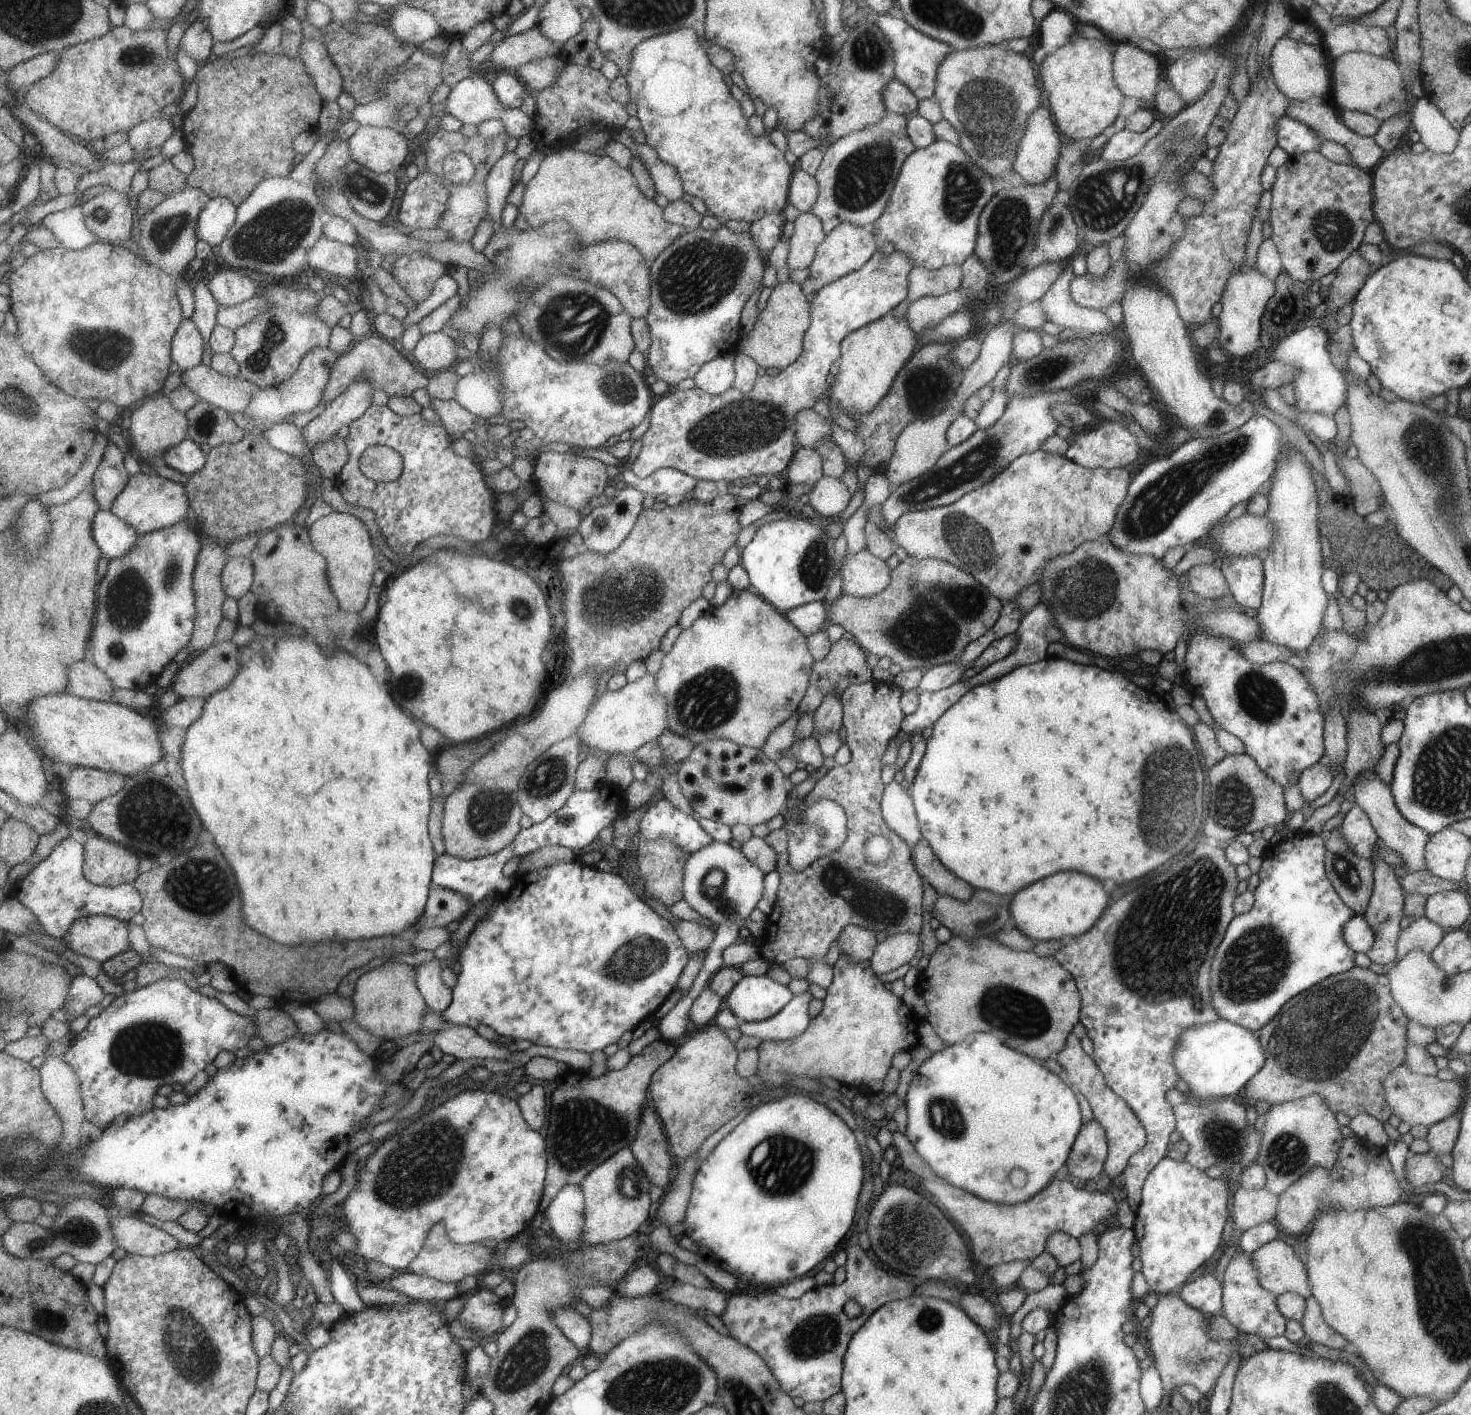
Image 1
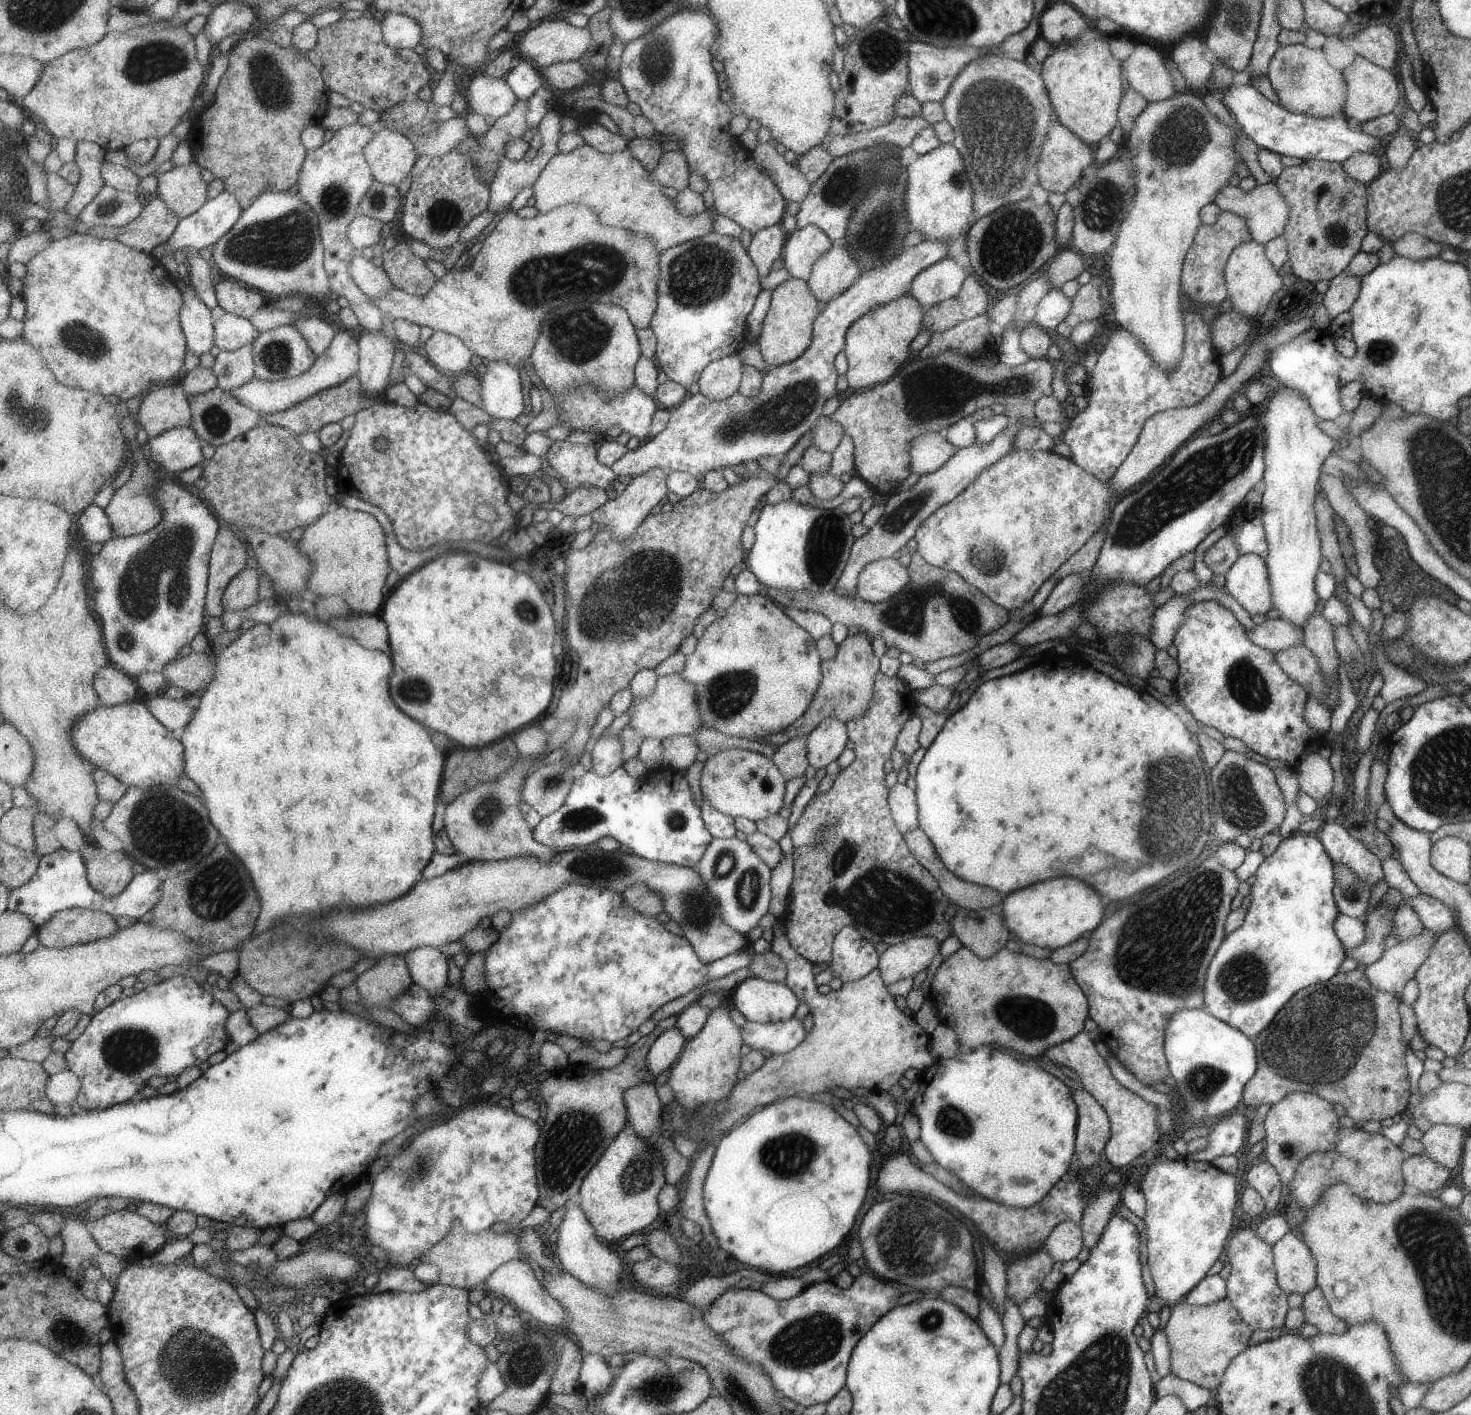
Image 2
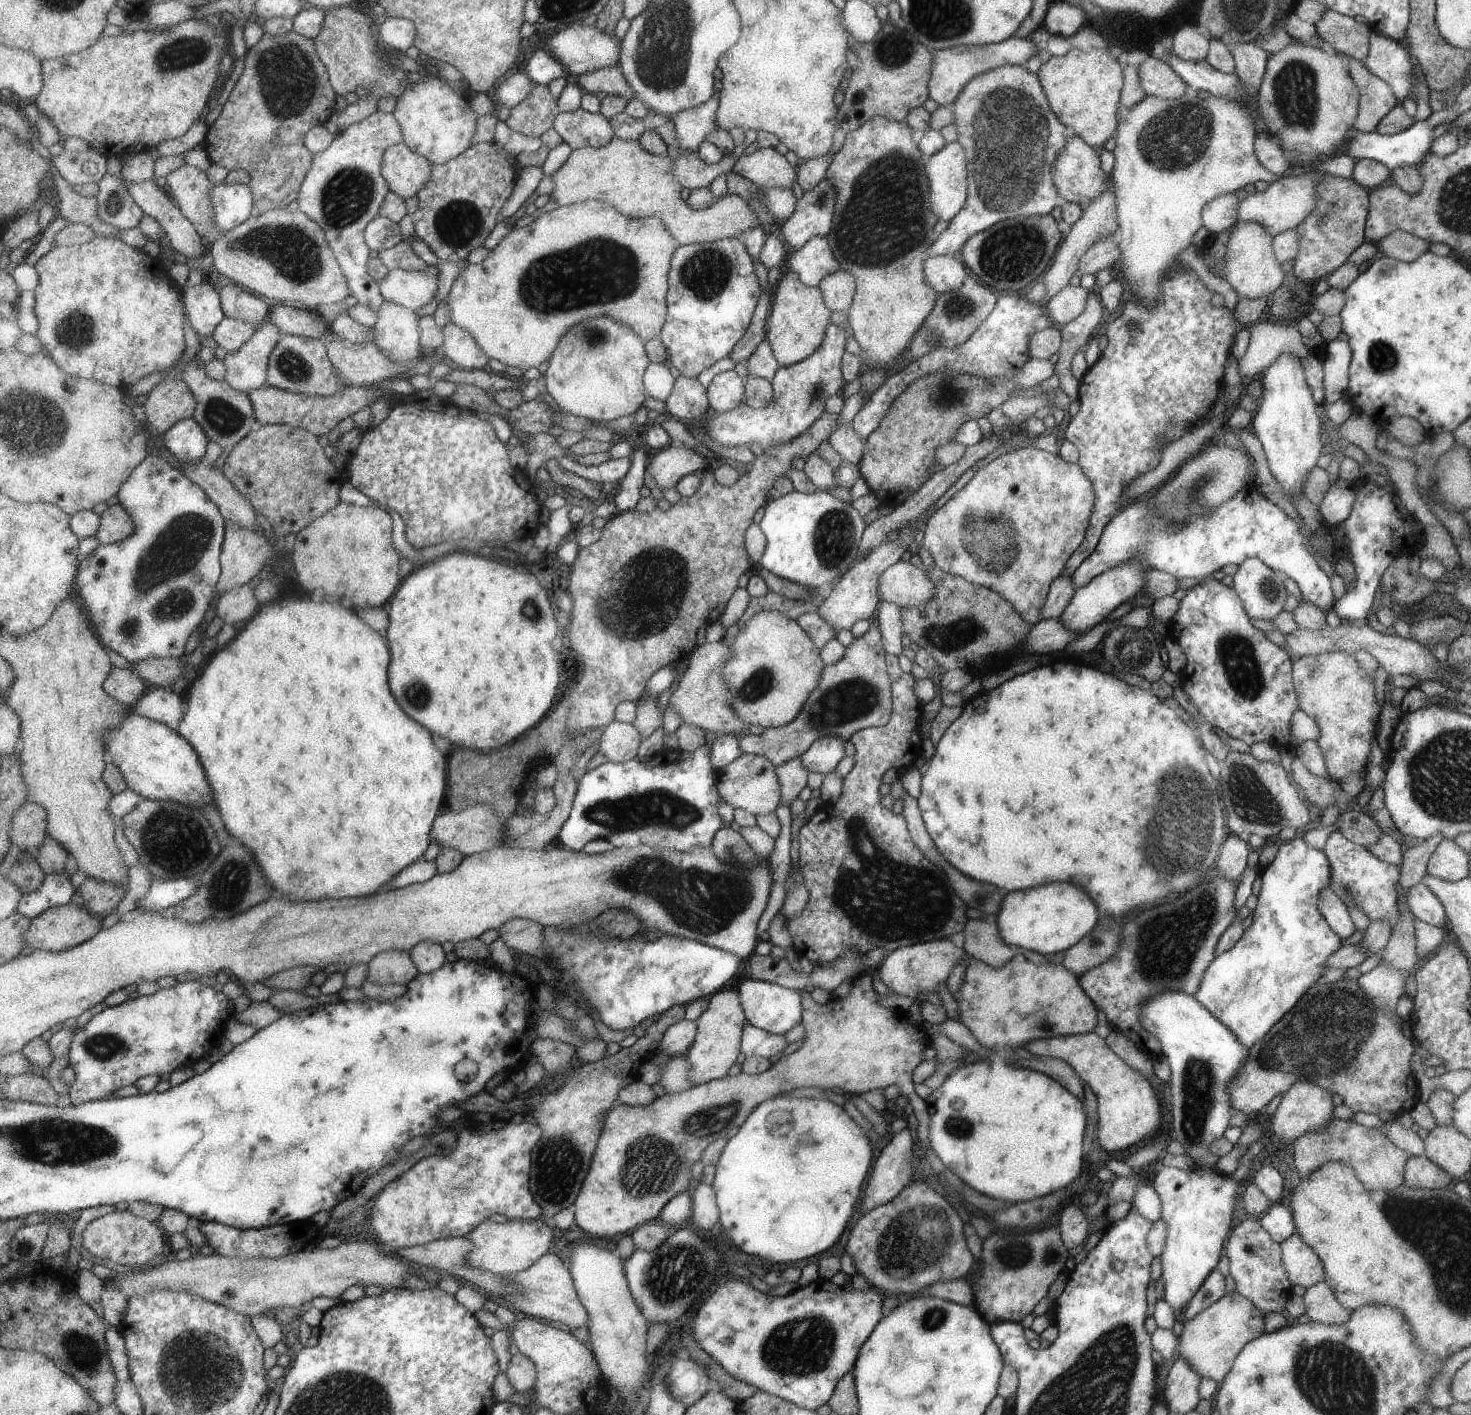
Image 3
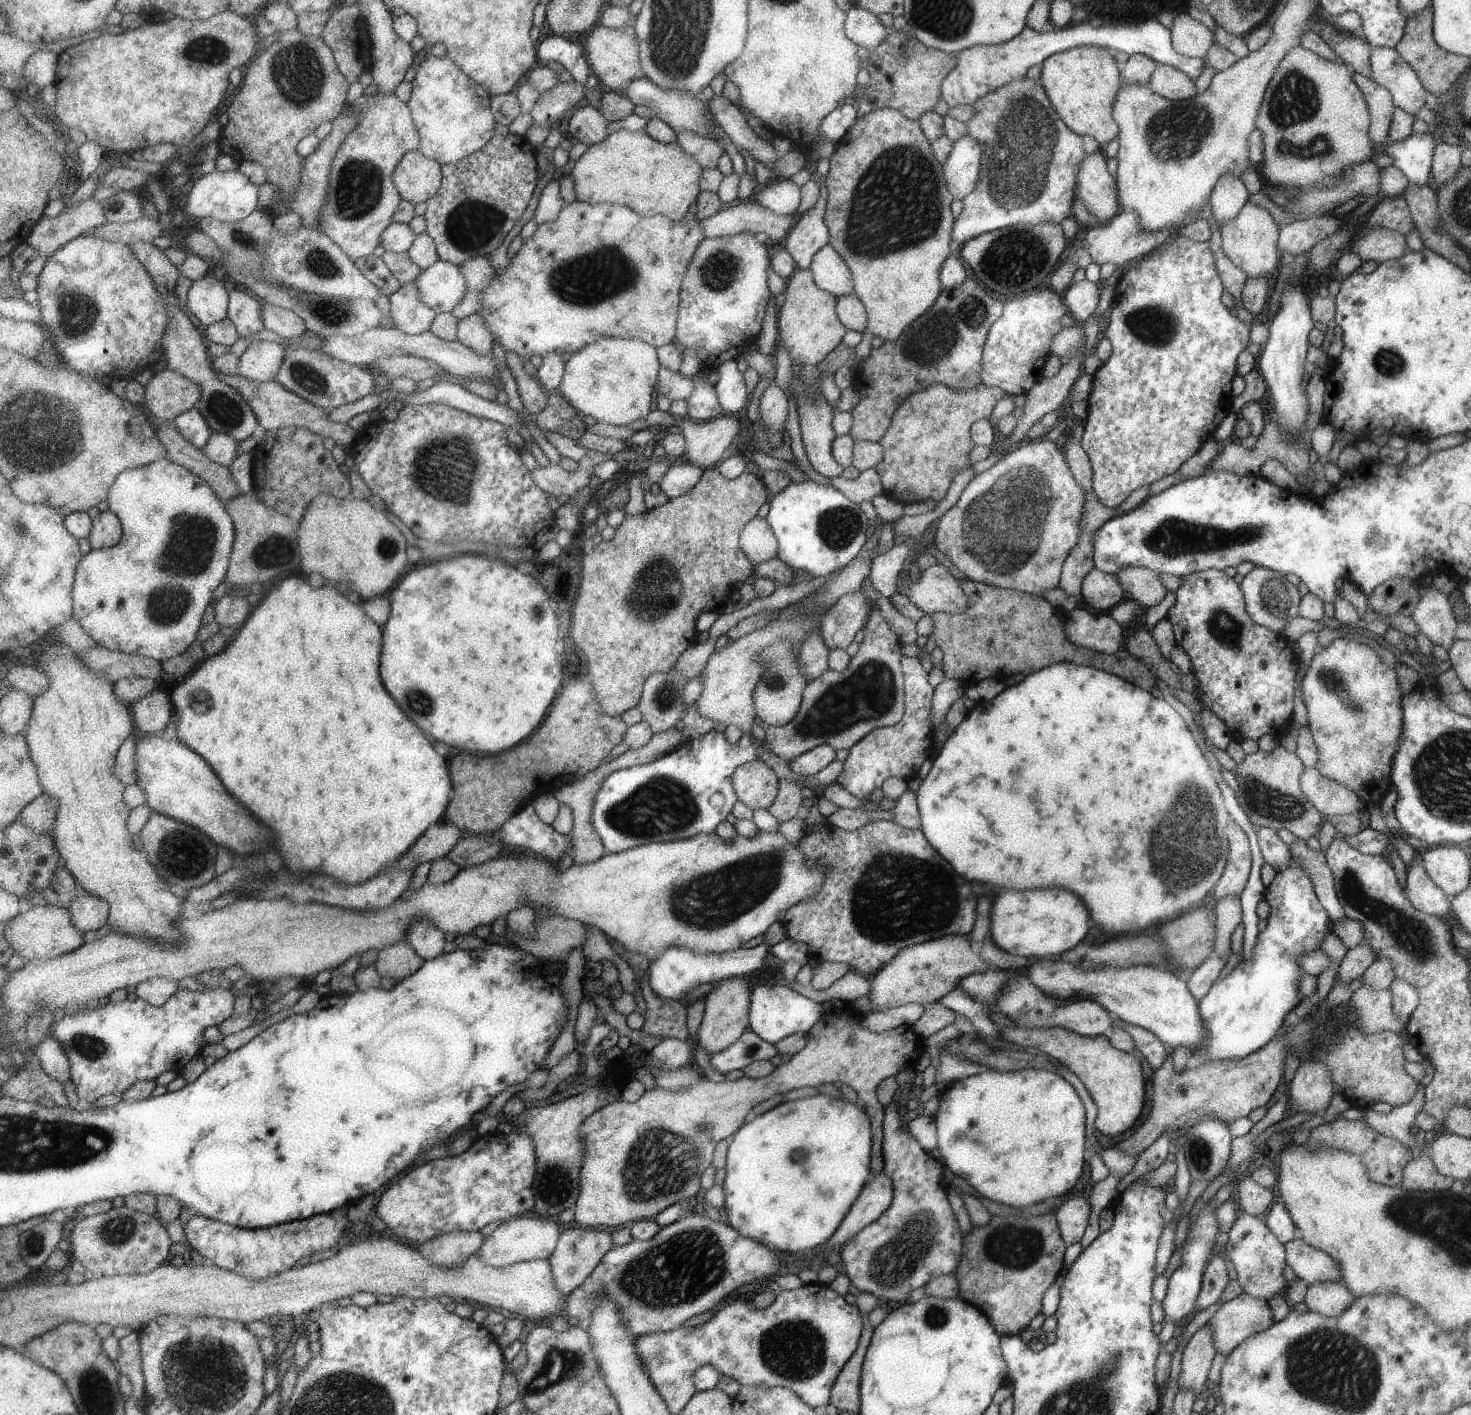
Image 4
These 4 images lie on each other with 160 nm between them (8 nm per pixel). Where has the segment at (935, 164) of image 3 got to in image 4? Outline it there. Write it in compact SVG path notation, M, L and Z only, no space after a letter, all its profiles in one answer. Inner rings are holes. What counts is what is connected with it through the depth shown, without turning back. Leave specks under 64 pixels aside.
M969 135L954 141L950 155L943 161L942 171L947 190L955 200L962 200L977 187L981 155L982 145Z

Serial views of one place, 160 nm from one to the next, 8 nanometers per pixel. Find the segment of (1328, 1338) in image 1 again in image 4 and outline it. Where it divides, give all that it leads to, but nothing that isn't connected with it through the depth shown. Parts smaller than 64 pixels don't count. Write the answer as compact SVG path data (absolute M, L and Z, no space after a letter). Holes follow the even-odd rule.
M1325 1281L1308 1285L1303 1301L1309 1311L1332 1317L1345 1311L1353 1300L1354 1296L1346 1285Z

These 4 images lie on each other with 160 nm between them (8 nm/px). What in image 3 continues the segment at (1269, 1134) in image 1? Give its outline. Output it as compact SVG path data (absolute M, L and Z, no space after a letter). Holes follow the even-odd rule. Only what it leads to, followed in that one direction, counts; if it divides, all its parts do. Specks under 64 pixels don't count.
M1311 1081L1293 1083L1289 1090L1284 1092L1275 1112L1269 1118L1271 1124L1269 1134L1272 1140L1275 1142L1283 1140L1286 1144L1290 1144L1288 1140L1293 1142L1298 1136L1305 1135L1306 1132L1326 1129L1329 1118L1331 1118L1331 1106L1333 1106L1331 1095L1327 1089L1313 1084Z

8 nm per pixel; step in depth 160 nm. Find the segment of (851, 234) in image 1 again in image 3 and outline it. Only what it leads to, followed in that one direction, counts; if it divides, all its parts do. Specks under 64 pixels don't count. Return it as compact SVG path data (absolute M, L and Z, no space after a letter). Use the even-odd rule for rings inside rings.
M838 270L824 276L818 286L822 291L822 299L828 309L845 312L853 303L855 283L854 278L845 271Z

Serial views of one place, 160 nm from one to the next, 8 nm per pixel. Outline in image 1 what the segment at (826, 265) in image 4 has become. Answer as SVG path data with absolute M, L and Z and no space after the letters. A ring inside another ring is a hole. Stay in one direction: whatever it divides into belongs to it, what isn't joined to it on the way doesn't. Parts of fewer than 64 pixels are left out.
M807 212L800 213L792 222L793 230L788 238L786 266L789 271L807 269L814 260L815 252L821 245L826 233L822 221Z

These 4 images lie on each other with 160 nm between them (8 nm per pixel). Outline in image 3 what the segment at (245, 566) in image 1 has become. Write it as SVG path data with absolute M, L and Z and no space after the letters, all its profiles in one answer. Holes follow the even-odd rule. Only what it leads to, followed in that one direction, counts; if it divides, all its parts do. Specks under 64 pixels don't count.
M241 585L221 594L216 604L216 614L226 623L246 624L257 615L261 607L260 602L255 598L253 588Z

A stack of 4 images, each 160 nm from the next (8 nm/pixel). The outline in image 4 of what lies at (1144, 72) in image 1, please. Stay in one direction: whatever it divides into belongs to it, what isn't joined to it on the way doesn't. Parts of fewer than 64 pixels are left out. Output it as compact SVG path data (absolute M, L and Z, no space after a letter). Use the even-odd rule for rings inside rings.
M1158 64L1147 86L1159 96L1172 101L1184 101L1195 95L1194 79L1179 69Z

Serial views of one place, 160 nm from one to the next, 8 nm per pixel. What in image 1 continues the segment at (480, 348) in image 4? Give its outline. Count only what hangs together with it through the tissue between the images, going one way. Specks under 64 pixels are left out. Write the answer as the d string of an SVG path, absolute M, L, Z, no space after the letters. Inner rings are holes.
M442 331L423 335L413 351L414 358L428 371L434 370L437 373L440 370L453 369L459 362L455 342L451 336Z

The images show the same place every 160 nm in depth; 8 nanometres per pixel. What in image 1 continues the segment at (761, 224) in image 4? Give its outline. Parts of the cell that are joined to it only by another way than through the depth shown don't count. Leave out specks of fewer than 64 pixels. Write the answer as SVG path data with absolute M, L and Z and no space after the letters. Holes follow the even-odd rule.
M571 146L559 148L548 154L541 163L539 172L524 189L523 204L519 208L531 227L538 227L557 219L567 219L577 230L581 246L589 246L601 240L617 239L634 244L650 262L686 230L679 225L671 224L664 216L664 208L643 194L634 172L629 167L623 167L609 155L597 156L578 150Z

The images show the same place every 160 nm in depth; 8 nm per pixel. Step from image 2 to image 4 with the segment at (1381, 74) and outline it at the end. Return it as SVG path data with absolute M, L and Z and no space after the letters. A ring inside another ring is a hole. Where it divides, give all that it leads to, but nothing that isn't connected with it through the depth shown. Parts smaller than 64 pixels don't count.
M1353 74L1352 79L1362 92L1370 113L1369 136L1375 144L1389 141L1390 122L1395 111L1391 93L1382 85L1362 74Z

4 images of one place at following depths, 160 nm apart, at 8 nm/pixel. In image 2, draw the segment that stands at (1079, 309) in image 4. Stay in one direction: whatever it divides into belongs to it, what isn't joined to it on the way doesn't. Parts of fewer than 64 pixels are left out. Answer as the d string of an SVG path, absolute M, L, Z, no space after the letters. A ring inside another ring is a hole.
M1051 289L1039 299L1032 322L1048 332L1062 321L1068 314L1072 302L1060 289Z

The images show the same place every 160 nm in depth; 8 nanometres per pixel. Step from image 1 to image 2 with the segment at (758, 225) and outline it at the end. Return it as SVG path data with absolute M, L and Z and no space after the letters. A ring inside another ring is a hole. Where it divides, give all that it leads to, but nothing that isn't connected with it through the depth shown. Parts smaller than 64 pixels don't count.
M780 224L771 225L752 233L747 253L755 265L758 276L765 276L771 271L771 264L782 254L781 249L786 237Z

